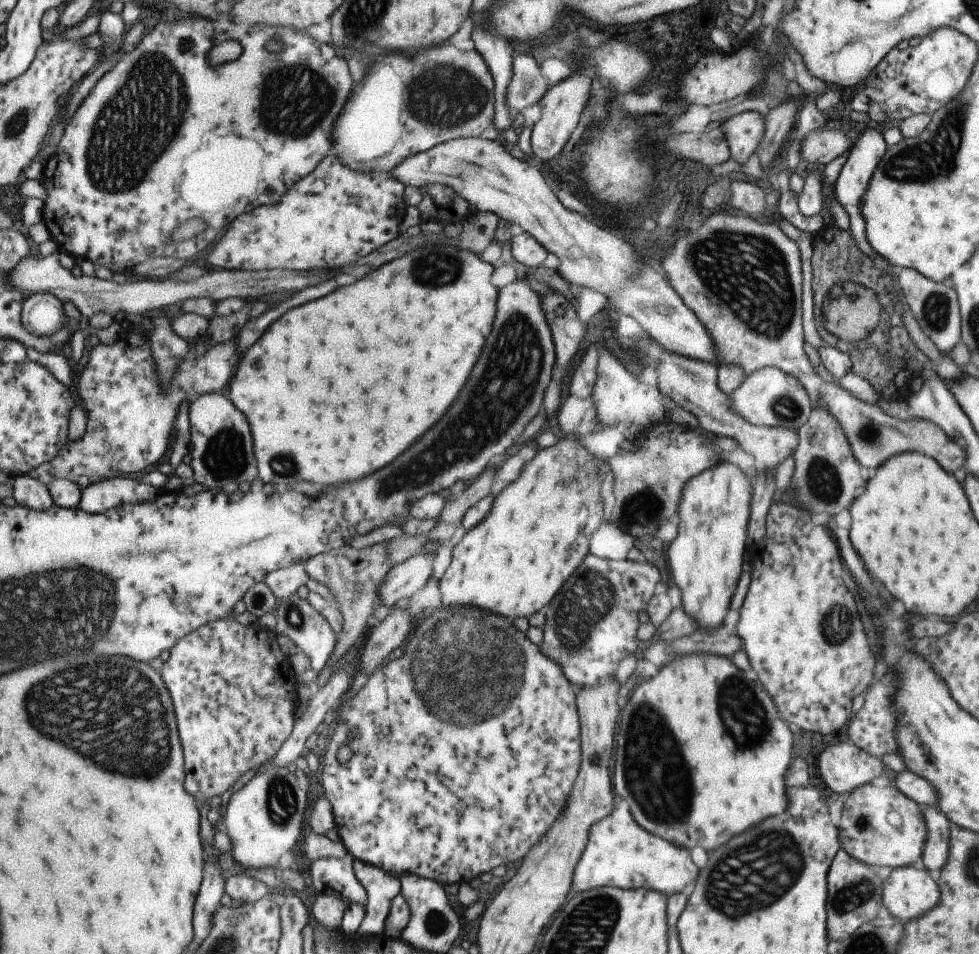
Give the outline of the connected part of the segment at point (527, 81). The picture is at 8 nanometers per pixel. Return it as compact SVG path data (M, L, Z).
M513 54L510 79L504 99L508 113L519 122L521 110L535 104L546 91L545 77L539 73L539 64L529 54Z

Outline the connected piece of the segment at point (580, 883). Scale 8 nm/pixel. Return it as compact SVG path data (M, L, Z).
M615 798L615 804L613 804L611 812L605 818L594 822L594 824L591 825L590 829L588 830L588 837L585 848L582 850L582 853L580 854L580 857L578 858L578 861L576 862L576 865L573 869L570 888L571 890L574 890L576 893L578 893L579 891L583 892L584 890L592 889L595 887L615 887L625 890L643 887L645 889L653 889L657 892L663 893L667 898L670 894L681 892L681 890L683 890L683 888L685 888L687 884L693 885L694 880L697 878L697 876L698 868L693 865L693 862L689 857L689 853L686 848L675 846L674 844L671 844L670 842L667 842L666 840L663 840L662 838L656 837L654 834L647 832L644 828L641 828L633 820L633 817L629 812L628 804L622 798Z

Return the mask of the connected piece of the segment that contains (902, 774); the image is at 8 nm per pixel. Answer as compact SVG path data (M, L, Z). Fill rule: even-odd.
M907 769L896 772L892 778L893 785L903 796L916 802L918 806L933 805L936 808L936 791L921 777Z

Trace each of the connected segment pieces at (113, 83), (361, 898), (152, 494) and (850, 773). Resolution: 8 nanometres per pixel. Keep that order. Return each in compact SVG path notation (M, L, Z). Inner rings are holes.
M190 14L185 20L181 18L171 24L159 22L151 32L142 35L136 46L126 50L82 99L63 127L55 152L43 162L42 174L38 180L47 192L47 199L42 202L41 222L45 225L49 239L56 244L58 251L65 252L76 261L89 260L95 265L101 265L107 269L111 266L115 270L123 270L123 266L132 268L138 262L157 256L172 257L173 254L179 256L179 250L181 252L187 250L187 258L191 259L195 254L199 254L201 248L207 248L212 238L220 234L227 222L231 222L237 214L249 212L261 204L279 202L279 196L285 190L289 189L294 182L307 176L321 158L329 152L329 147L332 145L333 120L341 112L343 103L356 85L351 81L347 65L331 47L310 38L303 32L295 32L295 28L291 30L289 28L291 27L274 27L273 25L241 26L231 24L228 19L219 20L219 17L207 19ZM209 38L237 38L237 43L241 44L241 52L237 55L237 60L221 66L219 70L207 68L203 54L209 50L209 46L217 44L217 40L211 44ZM189 218L201 218L207 222L209 226L207 234L203 234L205 242L199 244L197 240L188 239L185 242L165 246L163 242L167 240L173 229Z
M347 852L345 854L342 859L327 857L311 861L304 874L317 894L337 897L347 906L352 902L365 906L366 892L353 874L353 858Z
M110 476L80 491L78 507L87 514L97 514L120 504L132 505L158 498L157 492L143 482Z
M837 743L827 746L817 758L817 772L832 795L851 792L882 774L879 757L863 752L853 743Z

